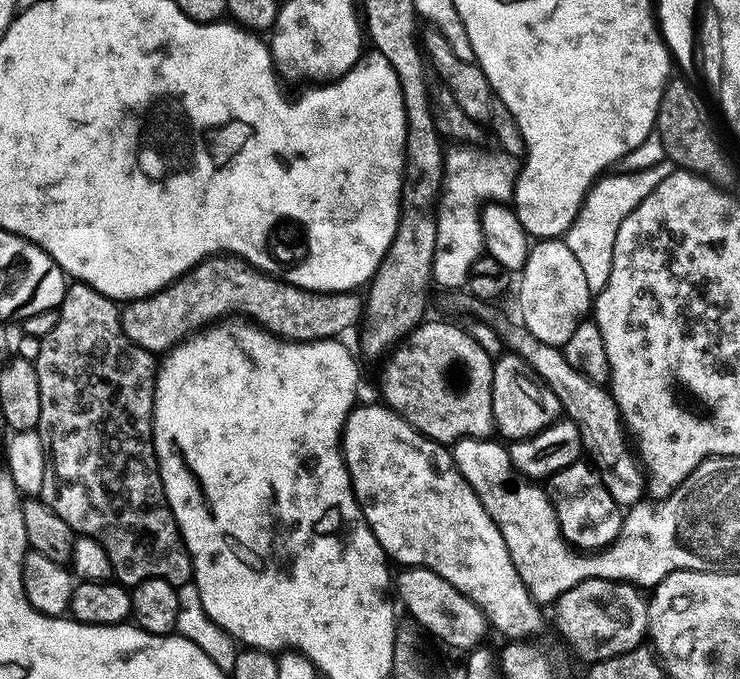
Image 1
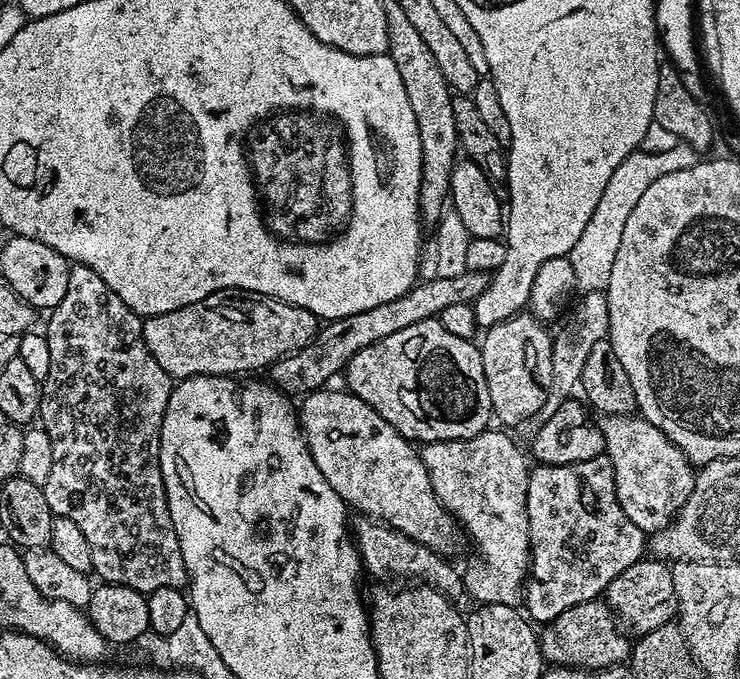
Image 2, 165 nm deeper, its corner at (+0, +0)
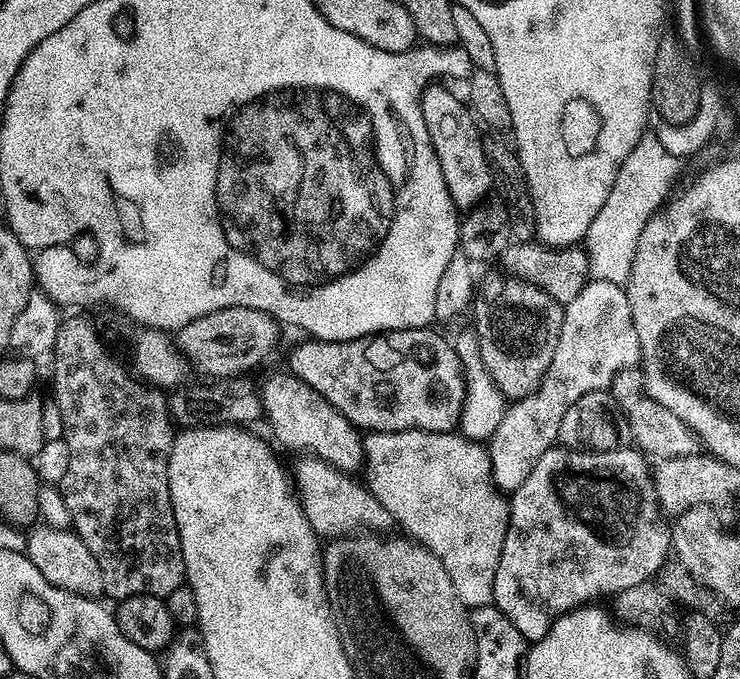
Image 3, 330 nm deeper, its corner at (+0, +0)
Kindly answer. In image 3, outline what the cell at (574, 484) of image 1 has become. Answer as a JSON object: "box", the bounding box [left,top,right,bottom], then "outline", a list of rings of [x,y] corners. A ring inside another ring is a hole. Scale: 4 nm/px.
{"box":[492,446,670,642],"outline":[[[554,446],[550,450],[546,450],[546,454],[542,454],[542,458],[538,458],[534,470],[530,470],[530,474],[526,474],[526,482],[522,482],[522,486],[518,486],[516,491],[511,493],[508,506],[508,529],[506,538],[502,542],[498,570],[494,574],[492,604],[498,610],[502,610],[502,614],[506,614],[506,618],[510,618],[510,622],[514,622],[518,634],[522,634],[525,640],[529,642],[541,640],[559,616],[565,616],[567,612],[572,612],[576,608],[591,605],[593,602],[599,601],[596,600],[599,596],[612,598],[618,592],[630,590],[630,586],[649,583],[663,568],[670,556],[670,528],[667,523],[664,525],[665,517],[656,501],[654,476],[651,471],[648,473],[647,463],[649,464],[649,461],[632,446],[615,448],[609,452],[589,452]]]}

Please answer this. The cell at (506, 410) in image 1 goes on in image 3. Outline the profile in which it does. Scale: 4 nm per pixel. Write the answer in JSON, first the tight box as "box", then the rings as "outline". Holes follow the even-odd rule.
{"box":[474,279,564,401],"outline":[[[509,279],[496,292],[488,305],[477,303],[474,331],[480,339],[482,362],[498,390],[509,401],[530,396],[539,388],[550,358],[554,358],[554,346],[558,346],[558,334],[562,330],[564,305],[550,294],[538,290],[538,286]]]}

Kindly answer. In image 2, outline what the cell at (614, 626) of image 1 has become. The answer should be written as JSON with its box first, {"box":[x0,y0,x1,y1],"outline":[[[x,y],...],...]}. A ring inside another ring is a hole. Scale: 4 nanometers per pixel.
{"box":[606,558,678,634],"outline":[[[642,558],[634,562],[634,566],[622,570],[622,574],[610,582],[606,603],[629,633],[643,634],[658,630],[658,626],[669,623],[678,610],[671,567],[659,558]]]}

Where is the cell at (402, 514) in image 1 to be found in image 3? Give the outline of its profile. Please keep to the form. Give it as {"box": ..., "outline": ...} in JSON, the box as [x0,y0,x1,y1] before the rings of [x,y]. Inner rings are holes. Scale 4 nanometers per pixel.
{"box":[262,376,365,474],"outline":[[[272,376],[262,384],[264,416],[276,435],[275,443],[292,452],[304,452],[309,457],[324,460],[330,466],[349,474],[365,463],[361,429],[355,428],[318,390],[306,386],[297,376]]]}

